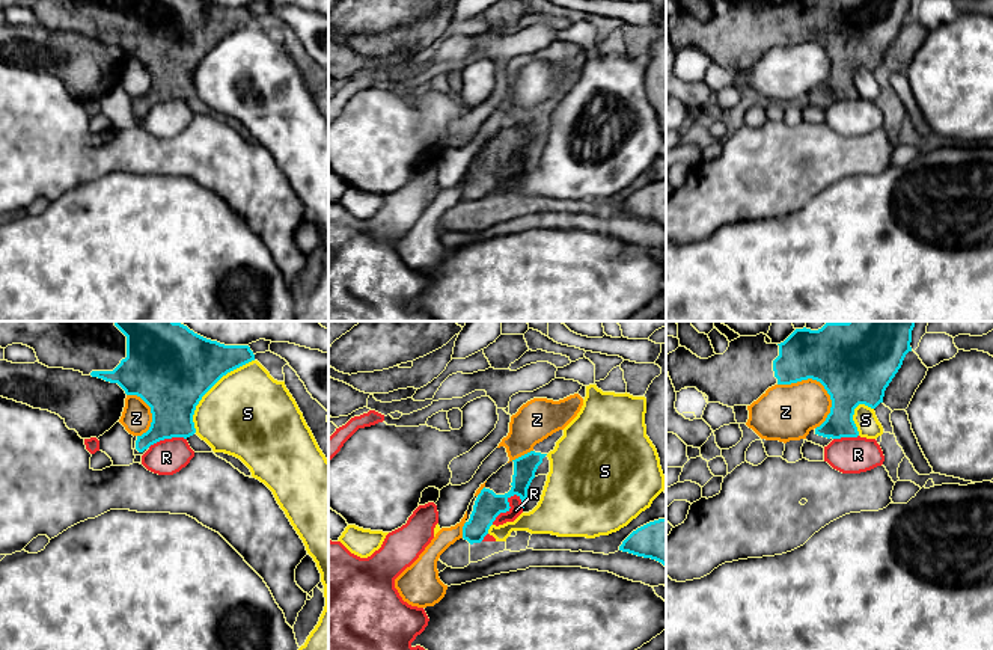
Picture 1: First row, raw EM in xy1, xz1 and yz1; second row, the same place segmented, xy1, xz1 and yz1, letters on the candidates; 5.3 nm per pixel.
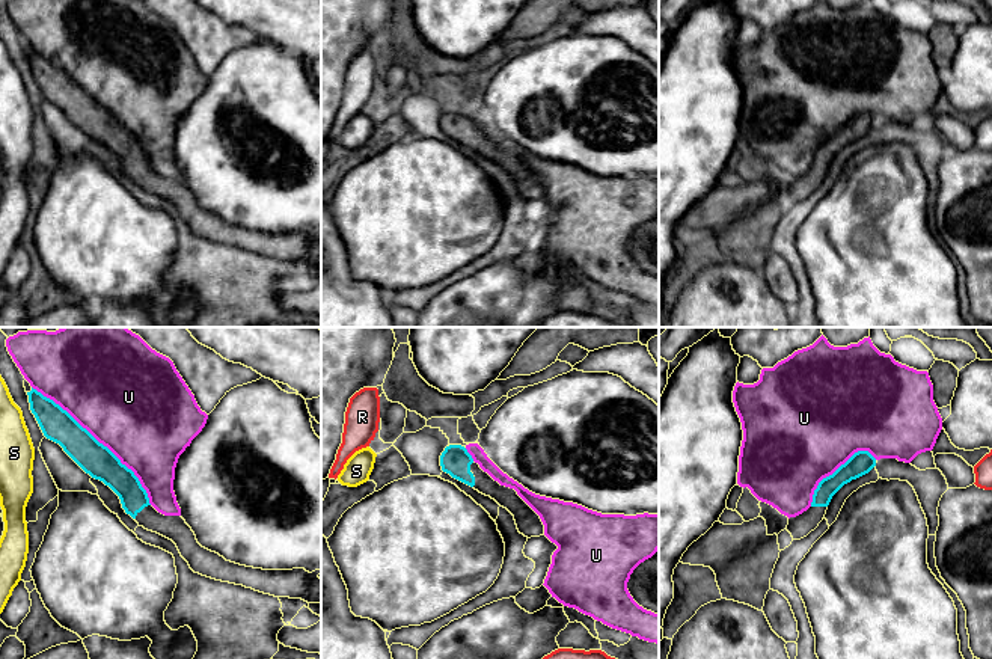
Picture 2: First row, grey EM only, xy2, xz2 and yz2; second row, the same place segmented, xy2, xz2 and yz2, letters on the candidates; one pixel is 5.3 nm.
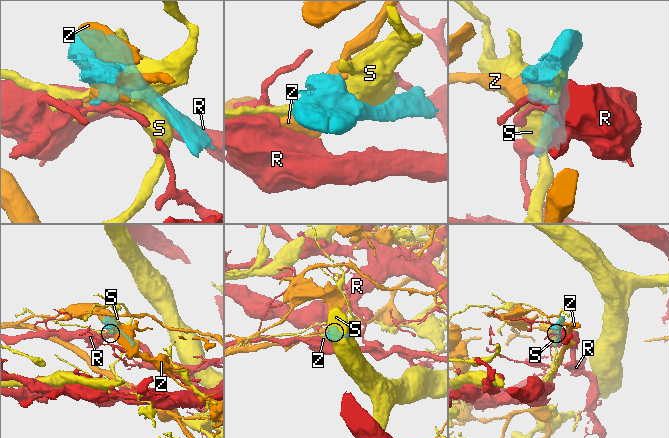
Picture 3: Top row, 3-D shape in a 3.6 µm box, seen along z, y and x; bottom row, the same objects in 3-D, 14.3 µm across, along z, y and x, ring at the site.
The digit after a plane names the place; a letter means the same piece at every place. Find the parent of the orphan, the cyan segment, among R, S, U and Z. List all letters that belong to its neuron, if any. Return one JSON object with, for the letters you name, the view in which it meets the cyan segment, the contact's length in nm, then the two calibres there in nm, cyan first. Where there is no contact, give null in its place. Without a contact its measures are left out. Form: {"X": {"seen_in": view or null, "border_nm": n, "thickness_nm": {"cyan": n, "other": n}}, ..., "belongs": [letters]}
{"belongs": []}

